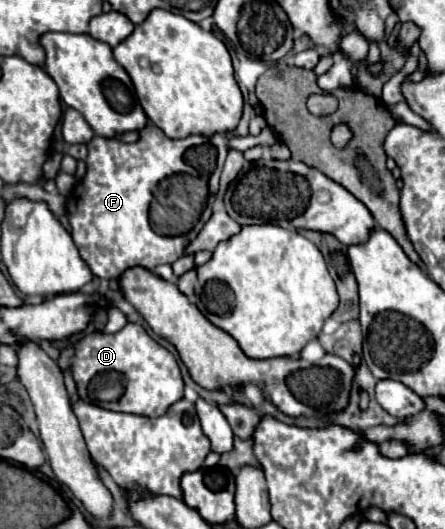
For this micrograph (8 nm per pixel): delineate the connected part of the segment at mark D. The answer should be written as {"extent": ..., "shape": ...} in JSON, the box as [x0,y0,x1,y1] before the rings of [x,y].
{"extent":[57,323,183,417],"shape":[[[127,323],[117,333],[87,333],[61,351],[57,365],[61,371],[71,371],[79,397],[85,403],[109,411],[161,417],[171,403],[183,397],[183,377],[175,357],[137,323]]]}

